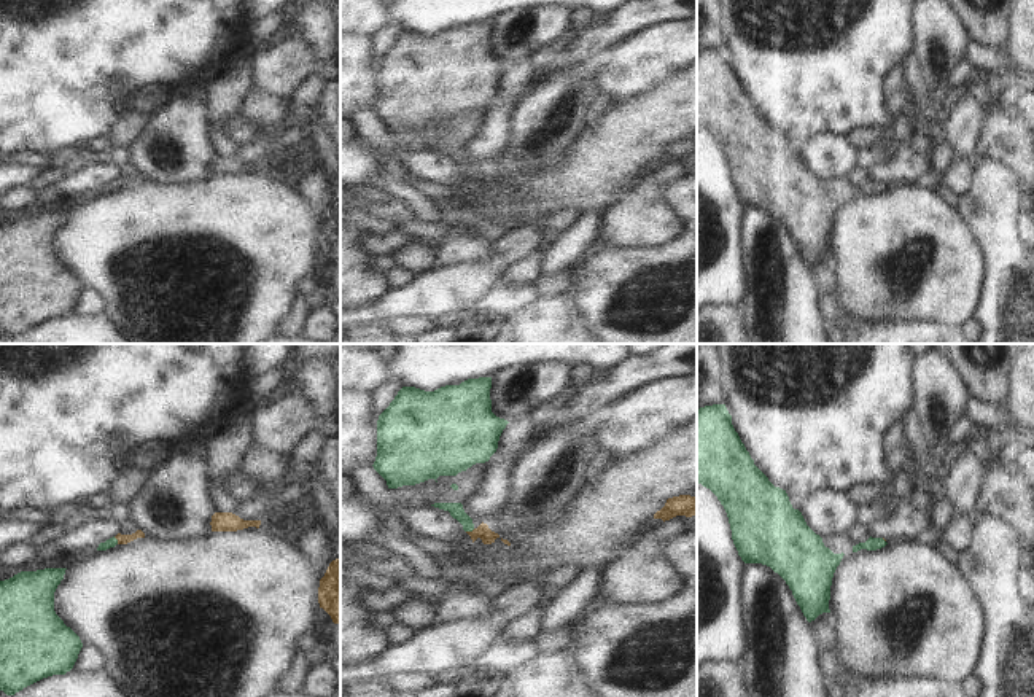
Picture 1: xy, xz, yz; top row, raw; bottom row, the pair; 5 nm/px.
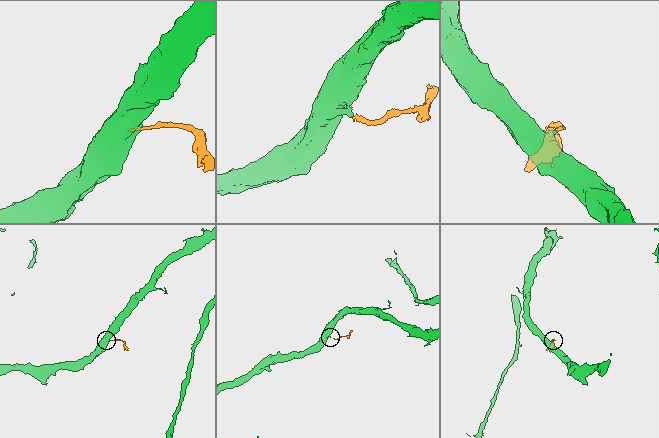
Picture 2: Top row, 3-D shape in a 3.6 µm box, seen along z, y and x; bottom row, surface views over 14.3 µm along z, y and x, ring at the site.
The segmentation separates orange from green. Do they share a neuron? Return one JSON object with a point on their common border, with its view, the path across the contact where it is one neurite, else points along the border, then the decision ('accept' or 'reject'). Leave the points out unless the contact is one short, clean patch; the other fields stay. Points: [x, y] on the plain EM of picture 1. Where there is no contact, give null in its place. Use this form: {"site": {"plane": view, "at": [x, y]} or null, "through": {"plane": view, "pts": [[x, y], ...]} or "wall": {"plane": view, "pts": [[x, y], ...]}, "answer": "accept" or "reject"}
{"site": {"plane": "xz", "at": [470, 175]}, "through": {"plane": "xz", "pts": [[482, 175], [470, 175], [466, 164], [455, 153]]}, "answer": "accept"}

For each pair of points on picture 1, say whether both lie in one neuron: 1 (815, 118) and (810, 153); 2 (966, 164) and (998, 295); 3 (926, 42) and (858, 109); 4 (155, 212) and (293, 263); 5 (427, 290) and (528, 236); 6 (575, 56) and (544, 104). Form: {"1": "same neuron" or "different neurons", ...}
{"1": "different neurons", "2": "different neurons", "3": "different neurons", "4": "same neuron", "5": "same neuron", "6": "different neurons"}

